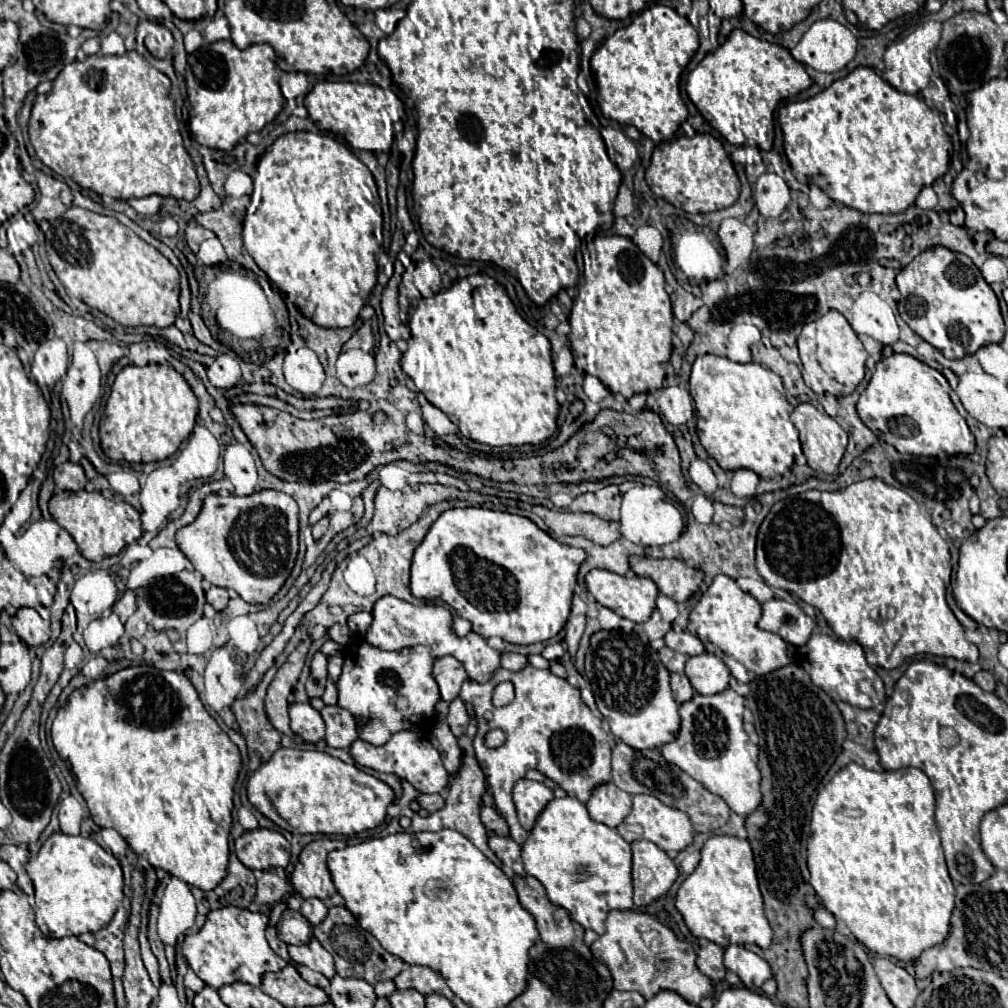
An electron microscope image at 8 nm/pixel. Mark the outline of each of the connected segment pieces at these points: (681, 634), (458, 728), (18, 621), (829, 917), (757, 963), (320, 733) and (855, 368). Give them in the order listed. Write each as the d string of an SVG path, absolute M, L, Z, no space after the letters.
M669 630L665 634L665 644L671 650L681 652L685 656L697 656L697 654L703 654L705 652L701 640L695 634L687 632L687 630Z
M455 698L449 706L447 714L447 724L455 736L463 736L467 726L469 726L469 712L465 708L465 702L461 698Z
M19 608L13 616L13 628L29 646L41 646L51 636L49 620L43 620L35 608Z
M821 906L821 908L817 908L813 914L815 914L815 920L817 920L823 928L837 930L837 922L835 922L835 918L833 918L833 914L831 914L829 910L825 910L825 908Z
M729 946L725 950L725 968L735 972L749 990L759 990L761 984L773 976L769 964L743 946Z
M291 704L289 706L289 718L291 718L291 730L301 736L305 742L315 744L325 736L325 722L321 714L309 704Z
M831 310L823 318L805 324L797 338L797 347L802 363L803 380L819 396L847 396L857 388L857 384L865 376L867 350L863 348L849 322L837 310Z

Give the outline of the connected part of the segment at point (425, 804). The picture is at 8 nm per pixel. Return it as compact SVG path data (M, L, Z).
M419 794L417 802L419 802L419 806L425 808L427 812L435 812L435 810L439 810L439 808L443 806L445 800L443 800L441 794Z

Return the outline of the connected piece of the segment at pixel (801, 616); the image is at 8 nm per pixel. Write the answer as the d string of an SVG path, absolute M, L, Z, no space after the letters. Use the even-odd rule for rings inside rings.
M771 598L763 604L763 616L759 620L759 626L763 630L779 634L785 642L793 646L803 646L815 630L815 620L809 618L797 602Z

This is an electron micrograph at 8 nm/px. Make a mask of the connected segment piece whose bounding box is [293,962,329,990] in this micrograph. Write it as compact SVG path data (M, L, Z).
M293 962L293 966L299 970L299 974L311 984L311 986L319 986L319 988L323 988L323 990L327 990L327 986L329 986L329 980L321 974L321 972L315 972L315 970L311 970L311 968L307 968L307 966L299 966L299 964L295 964Z

